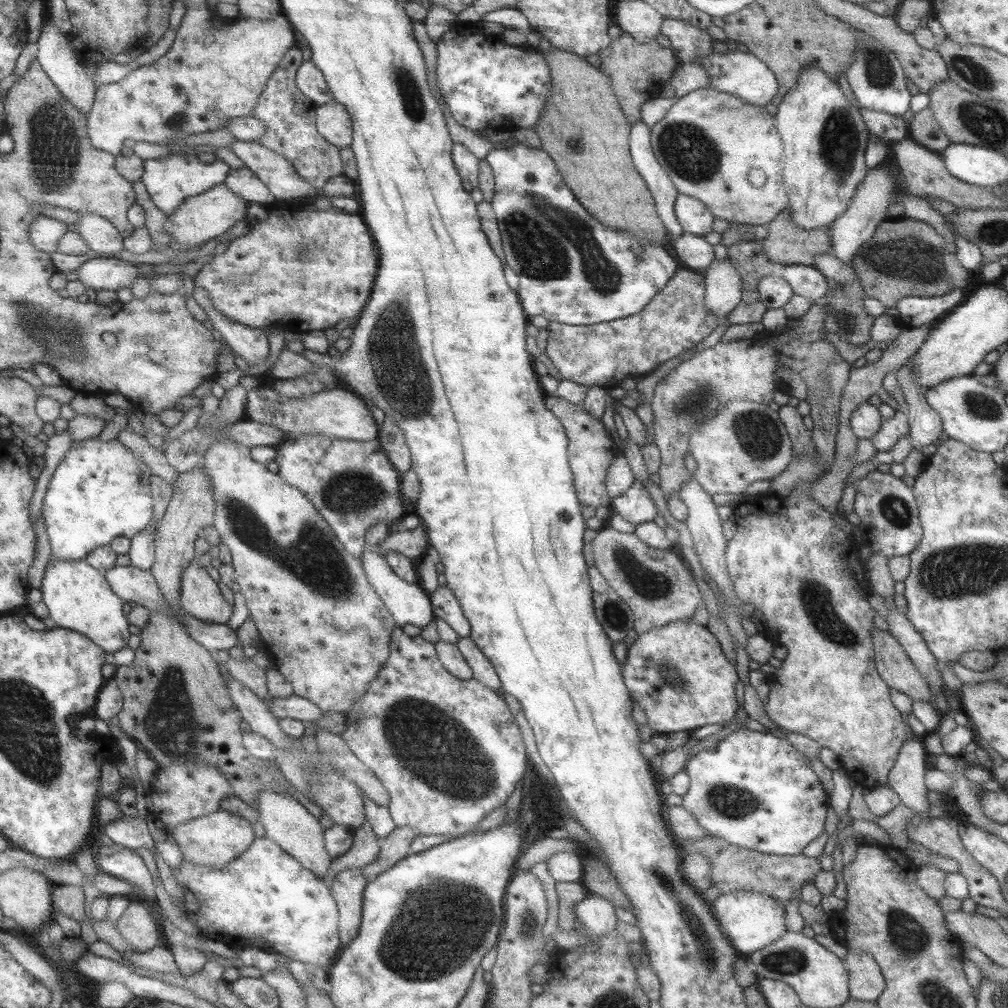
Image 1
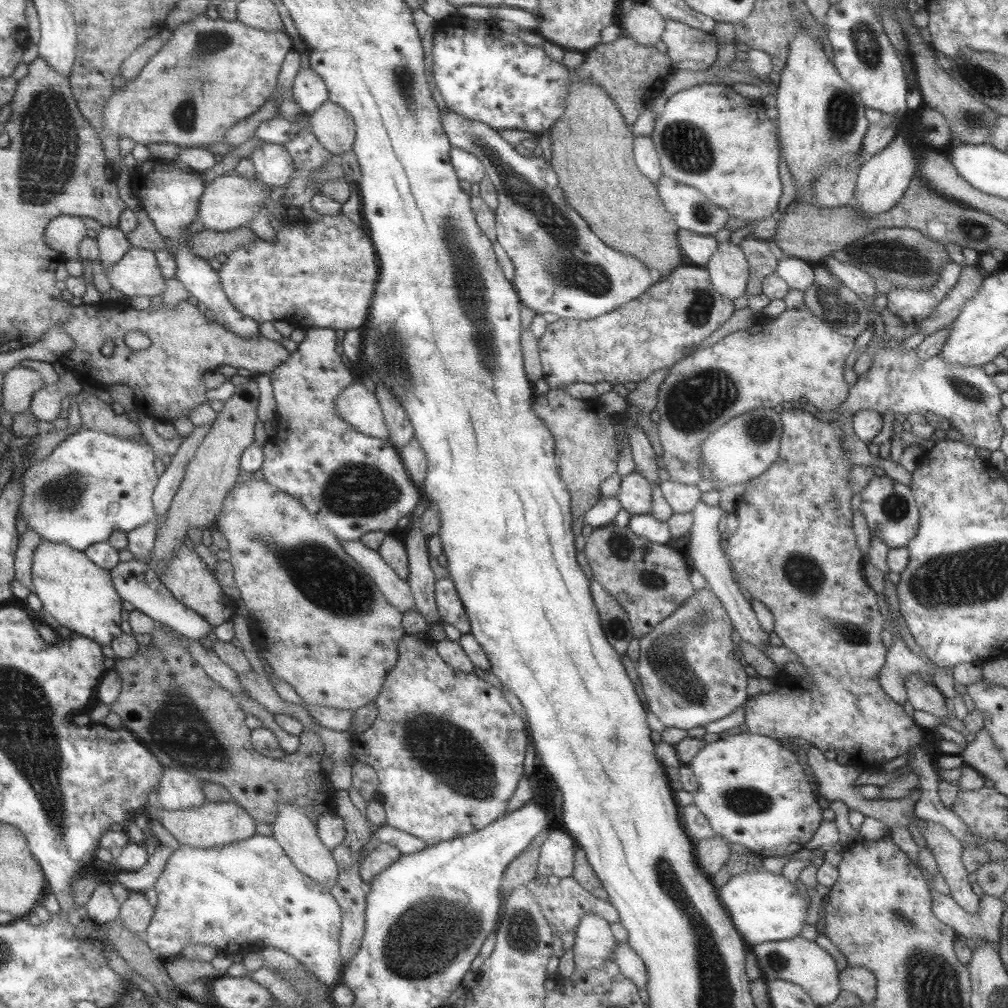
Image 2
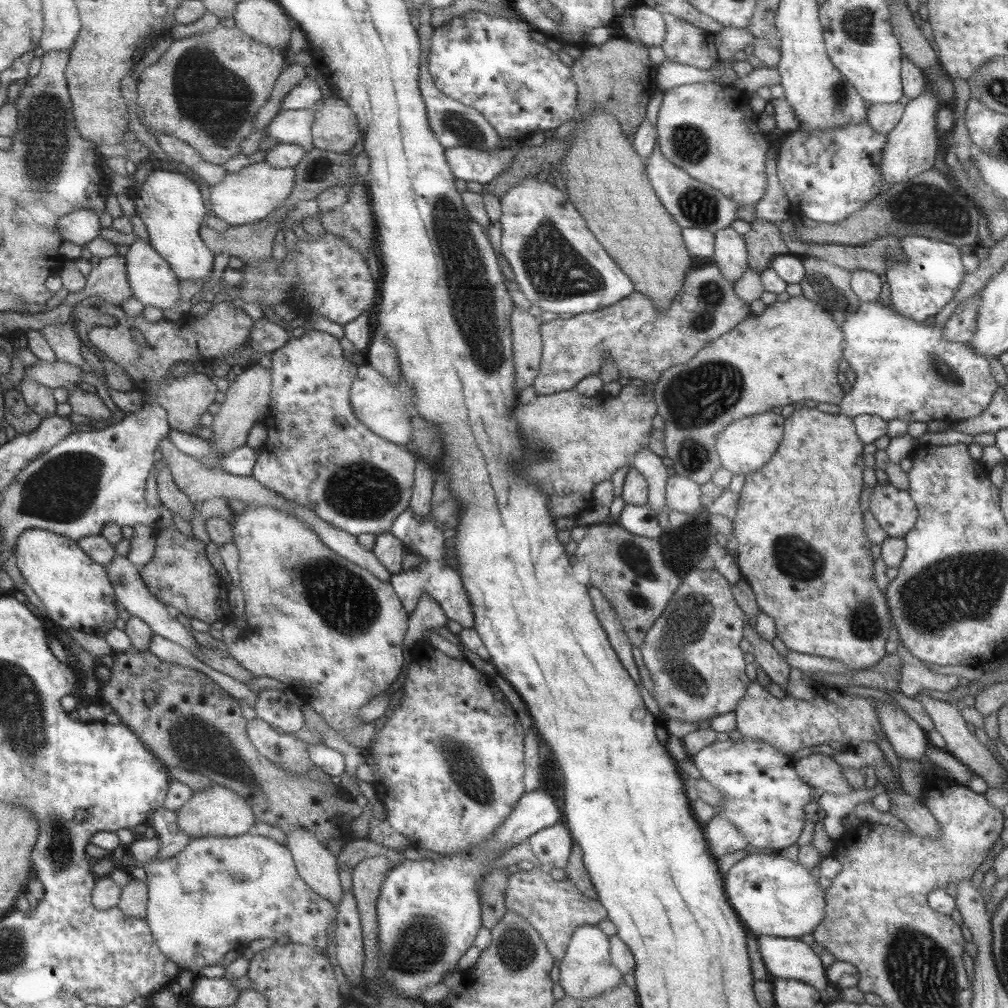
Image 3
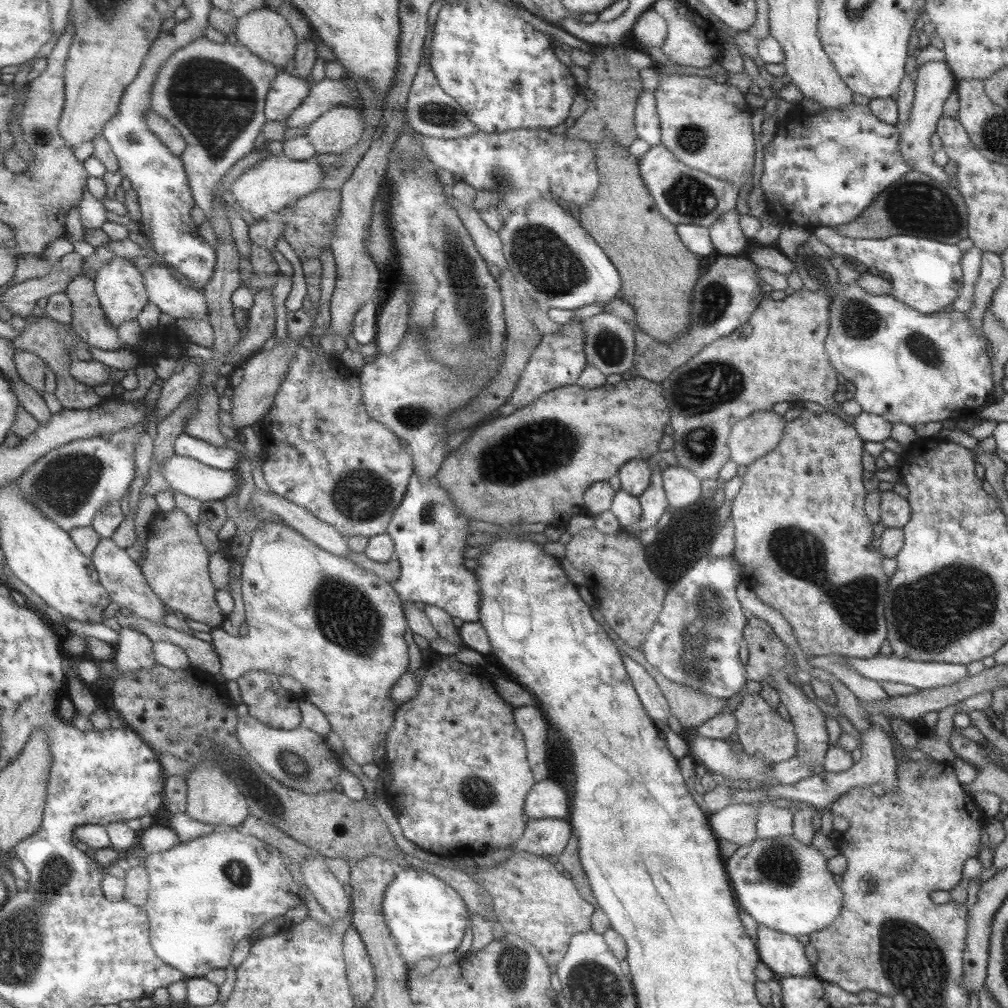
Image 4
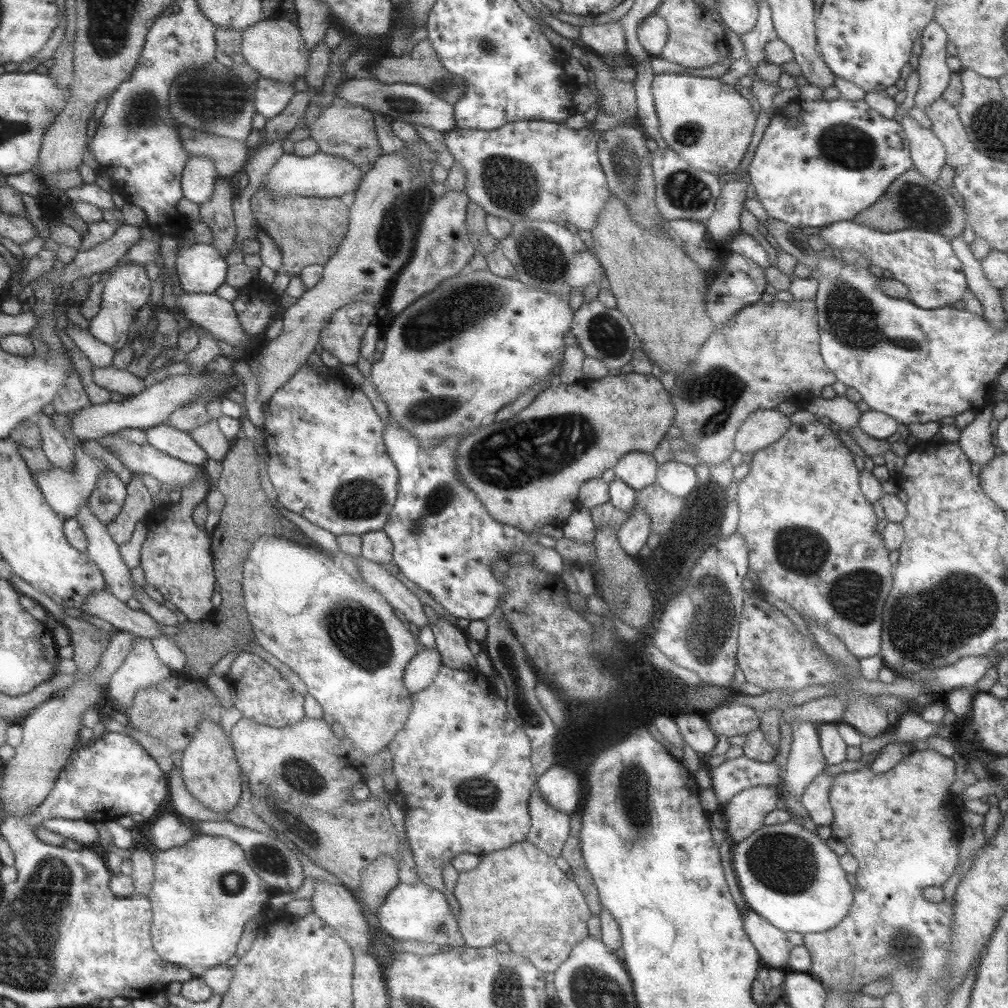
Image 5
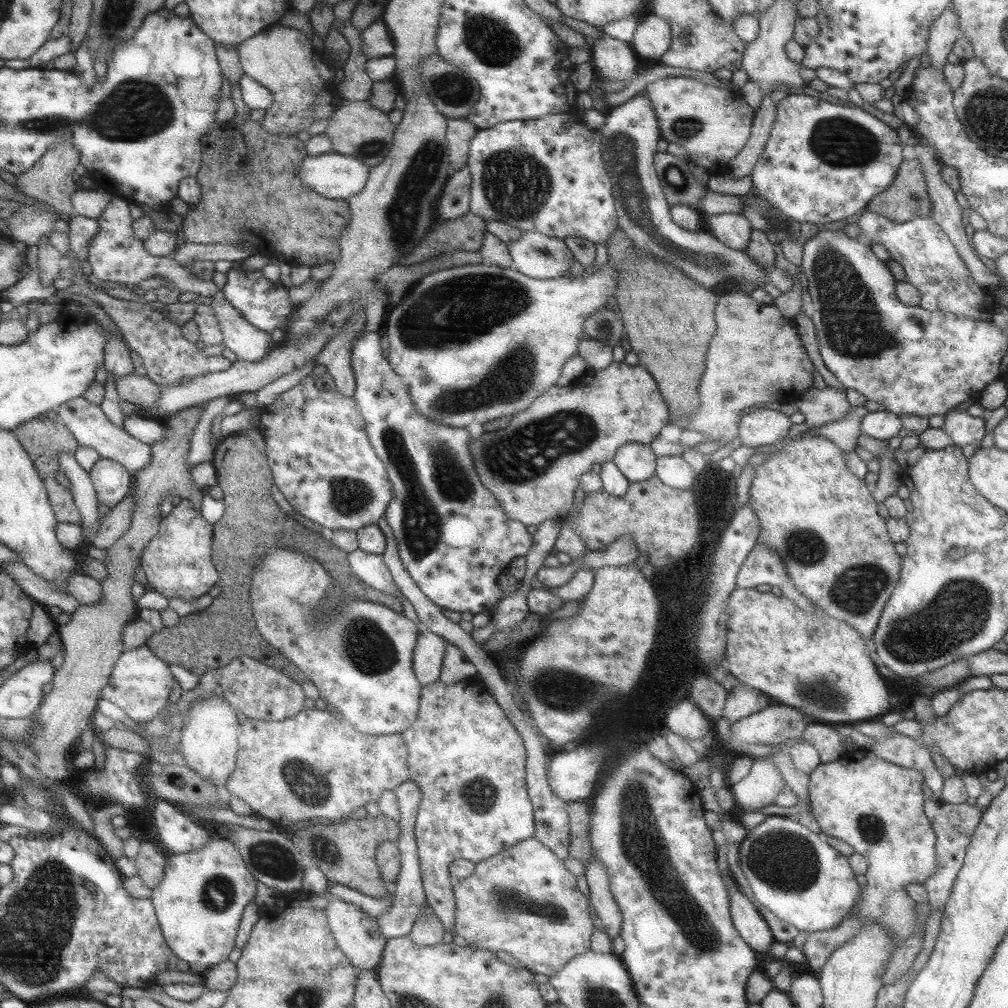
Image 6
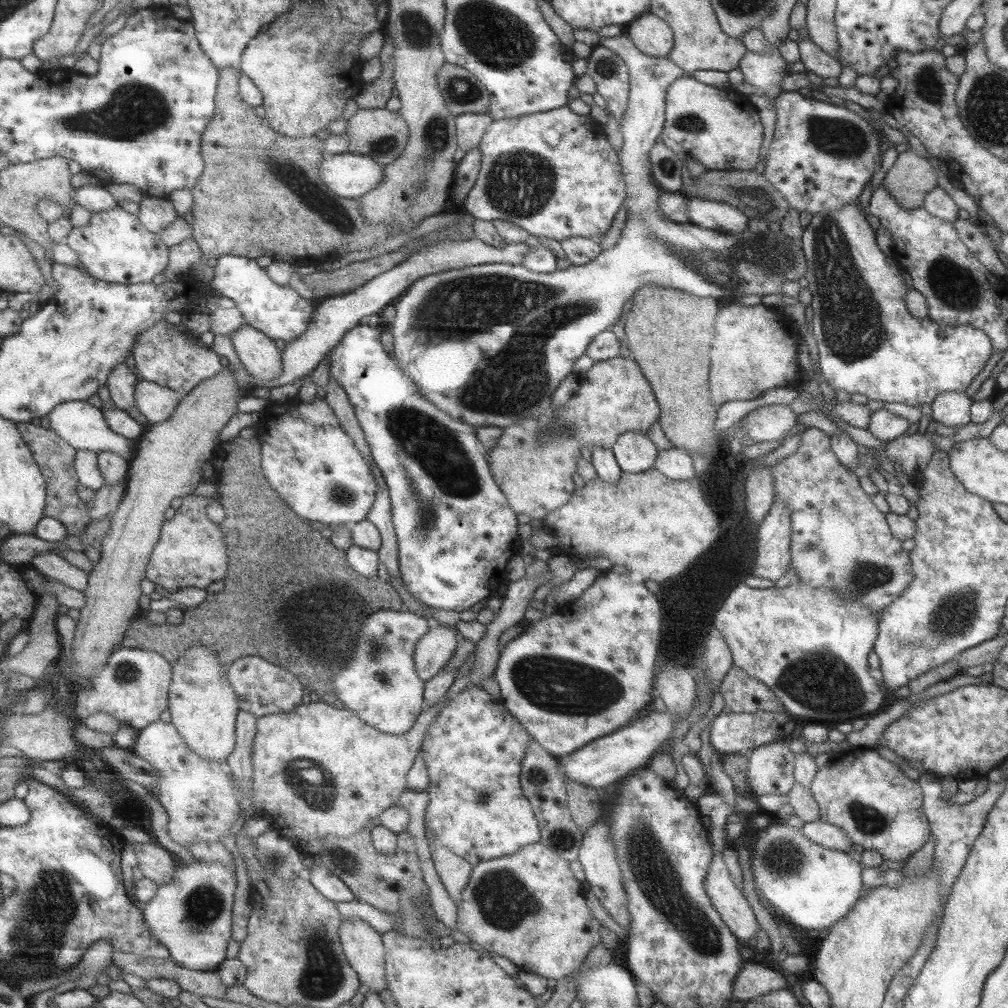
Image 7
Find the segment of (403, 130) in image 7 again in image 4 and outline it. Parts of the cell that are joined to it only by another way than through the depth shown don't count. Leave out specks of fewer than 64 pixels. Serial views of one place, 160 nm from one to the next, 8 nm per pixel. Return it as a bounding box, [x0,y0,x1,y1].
[305,105,365,154]

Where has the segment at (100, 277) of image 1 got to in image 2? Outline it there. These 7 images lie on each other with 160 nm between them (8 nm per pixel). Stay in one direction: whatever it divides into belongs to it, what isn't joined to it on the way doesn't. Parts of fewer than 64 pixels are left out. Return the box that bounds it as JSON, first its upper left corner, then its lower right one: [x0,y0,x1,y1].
[101,247,165,299]

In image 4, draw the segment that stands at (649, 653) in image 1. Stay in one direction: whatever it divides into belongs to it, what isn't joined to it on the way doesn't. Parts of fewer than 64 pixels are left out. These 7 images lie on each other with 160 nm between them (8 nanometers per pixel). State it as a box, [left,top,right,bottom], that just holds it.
[642,554,747,699]

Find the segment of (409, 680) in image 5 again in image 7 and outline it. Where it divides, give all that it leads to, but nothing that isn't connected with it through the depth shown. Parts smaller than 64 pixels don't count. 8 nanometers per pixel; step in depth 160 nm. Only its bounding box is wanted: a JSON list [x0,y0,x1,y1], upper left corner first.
[414,627,457,681]

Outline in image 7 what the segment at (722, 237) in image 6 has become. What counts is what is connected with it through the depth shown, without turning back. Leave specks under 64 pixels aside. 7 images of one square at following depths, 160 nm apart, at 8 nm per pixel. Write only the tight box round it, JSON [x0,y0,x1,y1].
[684,194,748,234]

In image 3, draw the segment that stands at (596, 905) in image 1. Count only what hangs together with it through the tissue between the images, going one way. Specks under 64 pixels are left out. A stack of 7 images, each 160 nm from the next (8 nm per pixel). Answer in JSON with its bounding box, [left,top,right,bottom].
[558,924,622,999]

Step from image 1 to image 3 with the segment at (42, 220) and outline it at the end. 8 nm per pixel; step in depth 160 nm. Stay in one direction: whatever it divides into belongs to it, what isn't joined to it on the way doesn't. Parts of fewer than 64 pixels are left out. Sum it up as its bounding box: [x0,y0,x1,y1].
[57,209,99,246]

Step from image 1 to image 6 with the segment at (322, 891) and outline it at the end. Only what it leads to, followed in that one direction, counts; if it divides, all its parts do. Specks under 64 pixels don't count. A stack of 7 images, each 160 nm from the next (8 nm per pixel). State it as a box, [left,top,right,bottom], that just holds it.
[151,836,257,974]

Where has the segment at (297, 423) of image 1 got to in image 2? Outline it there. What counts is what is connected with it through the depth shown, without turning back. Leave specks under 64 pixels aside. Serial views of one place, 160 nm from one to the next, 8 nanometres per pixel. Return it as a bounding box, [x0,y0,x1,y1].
[333,380,390,440]

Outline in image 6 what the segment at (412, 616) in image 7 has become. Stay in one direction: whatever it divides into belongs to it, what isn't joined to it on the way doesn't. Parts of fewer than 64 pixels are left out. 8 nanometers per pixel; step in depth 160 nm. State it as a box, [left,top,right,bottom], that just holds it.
[249,548,422,735]

